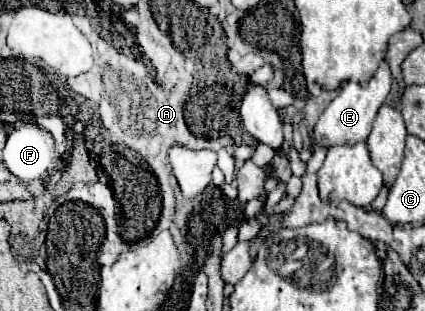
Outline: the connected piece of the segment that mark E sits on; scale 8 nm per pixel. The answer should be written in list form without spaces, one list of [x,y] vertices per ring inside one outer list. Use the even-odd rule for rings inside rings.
[[[384,58],[378,66],[378,70],[372,74],[372,78],[362,86],[360,82],[346,82],[340,88],[340,94],[330,102],[330,106],[324,110],[324,114],[320,116],[316,130],[314,130],[314,138],[316,138],[316,146],[334,146],[334,144],[348,144],[348,142],[358,142],[358,140],[366,140],[374,122],[374,116],[378,112],[378,108],[384,104],[386,96],[390,94],[392,88],[392,72],[388,66],[388,60]]]

